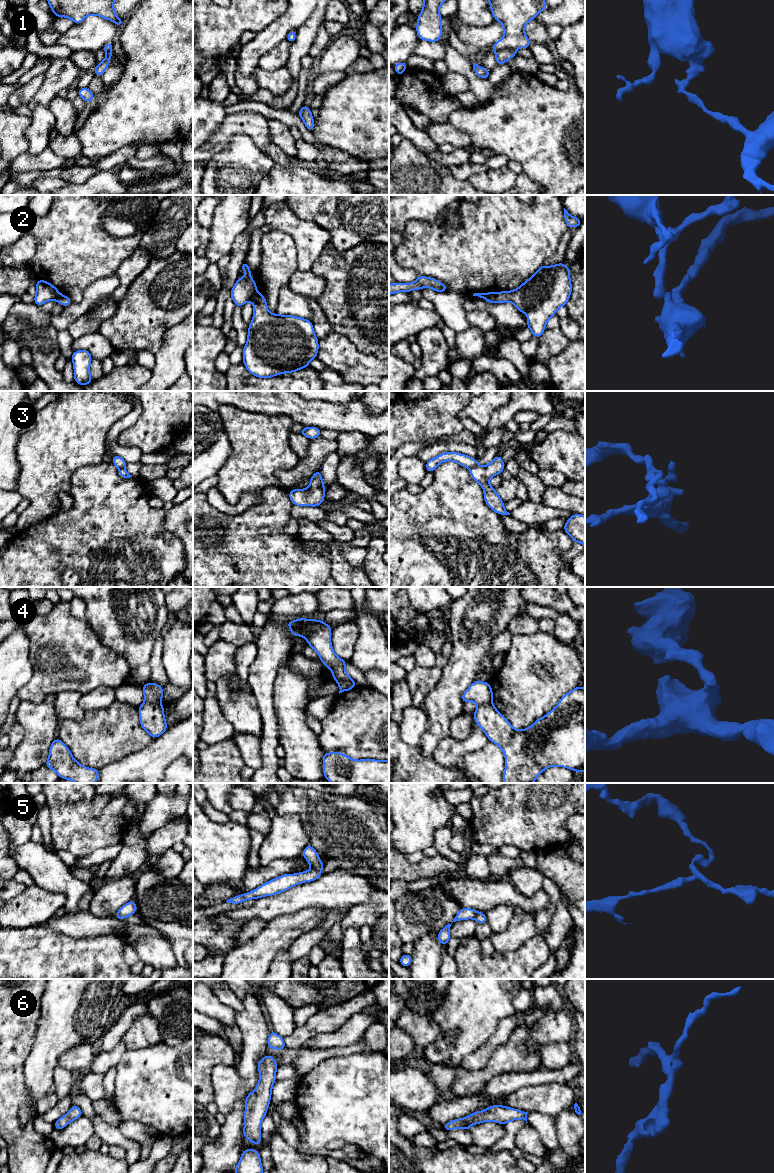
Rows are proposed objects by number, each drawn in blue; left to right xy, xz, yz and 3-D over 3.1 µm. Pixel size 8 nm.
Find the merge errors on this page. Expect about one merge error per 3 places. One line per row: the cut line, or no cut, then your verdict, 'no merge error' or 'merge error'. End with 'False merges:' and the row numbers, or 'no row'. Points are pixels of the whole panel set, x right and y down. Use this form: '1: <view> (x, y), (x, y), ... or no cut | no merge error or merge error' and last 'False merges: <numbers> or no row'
1: yz (515, 48), (502, 48), (495, 52) | merge error
2: xz (257, 292), (251, 300) | merge error
3: yz (476, 464), (469, 468) | merge error
4: xy (145, 701), (160, 703) | merge error
5: xz (312, 868), (320, 872) | merge error
6: no cut | no merge error
False merges: 1, 2, 3, 4, 5

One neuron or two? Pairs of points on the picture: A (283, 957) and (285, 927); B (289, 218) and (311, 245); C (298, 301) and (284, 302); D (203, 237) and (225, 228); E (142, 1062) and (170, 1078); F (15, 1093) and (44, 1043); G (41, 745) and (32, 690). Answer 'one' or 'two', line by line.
A: two
B: one
C: one
D: two
E: one
F: two
G: two

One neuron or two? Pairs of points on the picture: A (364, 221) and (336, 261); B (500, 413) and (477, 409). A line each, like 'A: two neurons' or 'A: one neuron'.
A: two neurons
B: two neurons

